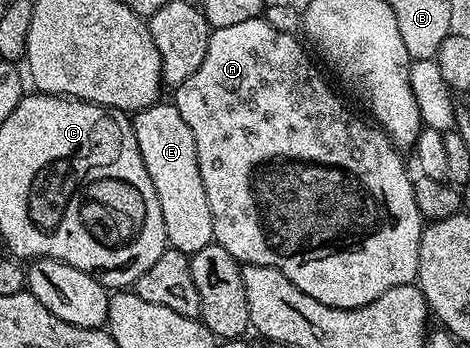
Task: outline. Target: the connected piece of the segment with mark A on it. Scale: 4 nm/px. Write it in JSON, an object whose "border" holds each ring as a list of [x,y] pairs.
{"border":[[[264,16],[256,17],[255,19],[246,19],[244,23],[235,23],[231,27],[219,27],[218,29],[212,30],[209,35],[209,42],[207,43],[207,59],[203,59],[199,71],[195,71],[195,75],[191,75],[191,79],[186,79],[182,85],[176,86],[174,93],[177,94],[171,97],[171,101],[172,104],[176,105],[179,115],[183,115],[183,120],[187,123],[187,127],[191,127],[191,135],[195,135],[195,151],[199,159],[199,175],[203,175],[203,187],[207,190],[207,203],[211,203],[214,242],[223,247],[227,247],[227,251],[231,251],[233,258],[239,262],[247,265],[275,267],[280,273],[287,275],[287,279],[291,279],[291,283],[295,283],[295,287],[299,287],[299,291],[311,295],[311,299],[319,299],[319,303],[327,303],[331,307],[339,307],[340,309],[363,307],[367,303],[379,299],[379,295],[391,291],[391,287],[412,285],[417,280],[419,243],[421,242],[423,218],[415,203],[413,177],[411,173],[405,170],[405,161],[401,158],[404,157],[402,150],[393,144],[392,139],[385,133],[385,130],[382,129],[380,125],[374,123],[372,120],[366,119],[364,116],[362,116],[363,118],[356,117],[356,115],[341,102],[340,95],[325,82],[324,75],[313,66],[313,61],[309,58],[308,51],[296,41],[297,39],[298,38],[292,33],[284,33],[283,31],[277,31],[275,27],[271,27],[271,23],[267,23]]]}

